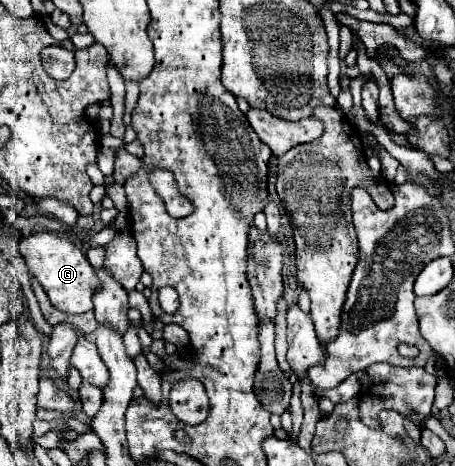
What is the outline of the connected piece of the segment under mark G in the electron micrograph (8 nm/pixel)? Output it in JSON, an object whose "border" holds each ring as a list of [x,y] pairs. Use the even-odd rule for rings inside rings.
{"border":[[[41,230],[33,232],[27,238],[21,238],[19,250],[27,262],[29,272],[39,280],[39,284],[43,286],[51,304],[57,310],[69,314],[83,314],[93,308],[91,296],[93,296],[93,286],[97,286],[97,278],[93,278],[93,266],[89,264],[87,256],[75,242],[71,242],[65,236]]]}

